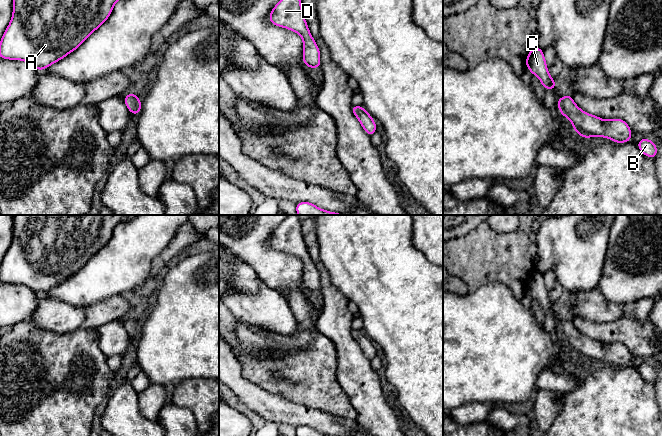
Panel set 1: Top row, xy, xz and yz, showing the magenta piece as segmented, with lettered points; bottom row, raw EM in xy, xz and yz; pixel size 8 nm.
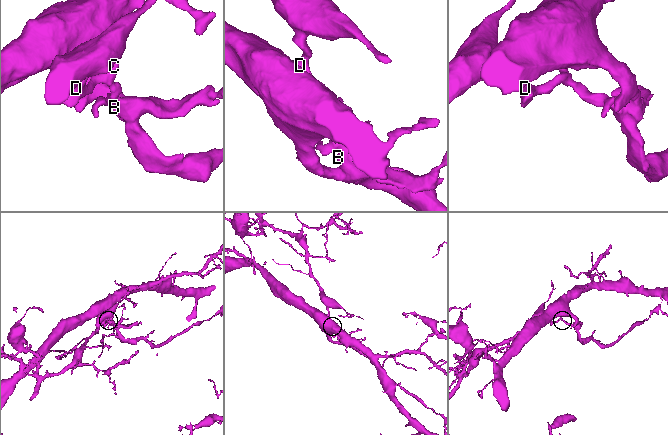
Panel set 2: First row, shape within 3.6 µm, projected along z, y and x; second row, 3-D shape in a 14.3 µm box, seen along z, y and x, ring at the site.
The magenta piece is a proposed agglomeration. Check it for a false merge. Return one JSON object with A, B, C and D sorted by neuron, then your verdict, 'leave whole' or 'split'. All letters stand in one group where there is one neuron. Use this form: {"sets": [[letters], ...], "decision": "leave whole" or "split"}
{"sets": [["A", "B"], ["C", "D"]], "decision": "split"}

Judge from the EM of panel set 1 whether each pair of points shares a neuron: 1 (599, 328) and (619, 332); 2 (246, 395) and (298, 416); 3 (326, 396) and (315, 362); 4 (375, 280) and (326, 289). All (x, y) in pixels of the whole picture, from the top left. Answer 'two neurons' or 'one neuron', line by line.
1: one neuron
2: one neuron
3: one neuron
4: two neurons

